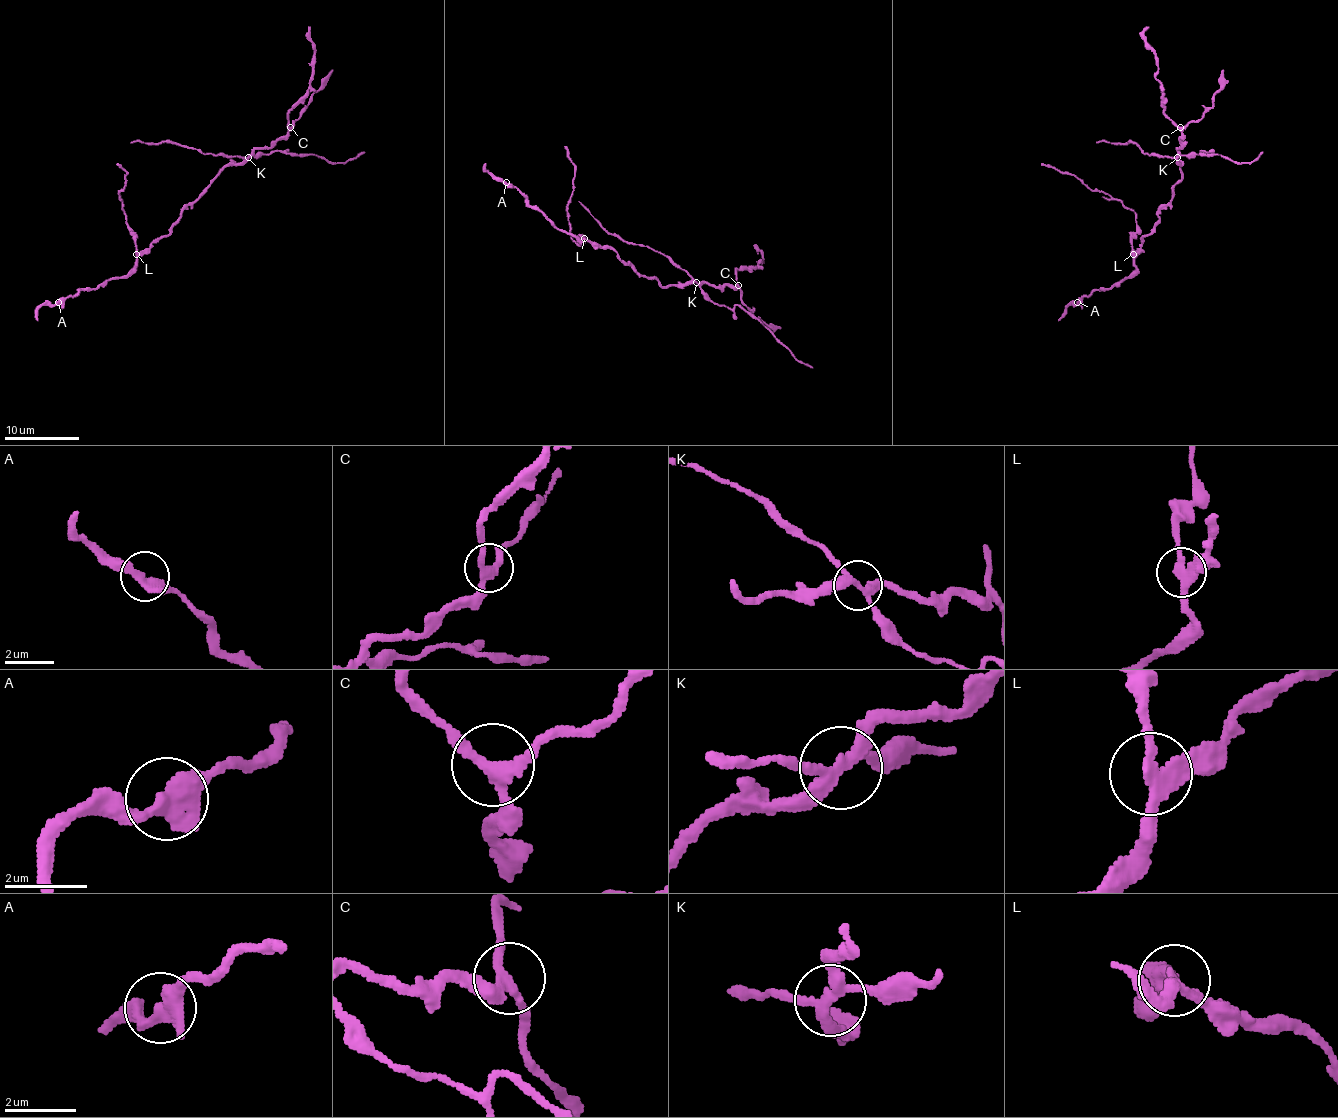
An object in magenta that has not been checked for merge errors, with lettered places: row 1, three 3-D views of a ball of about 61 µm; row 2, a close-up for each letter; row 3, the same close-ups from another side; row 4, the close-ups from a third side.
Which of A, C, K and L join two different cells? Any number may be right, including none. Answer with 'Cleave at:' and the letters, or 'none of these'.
Cleave at: K, L

